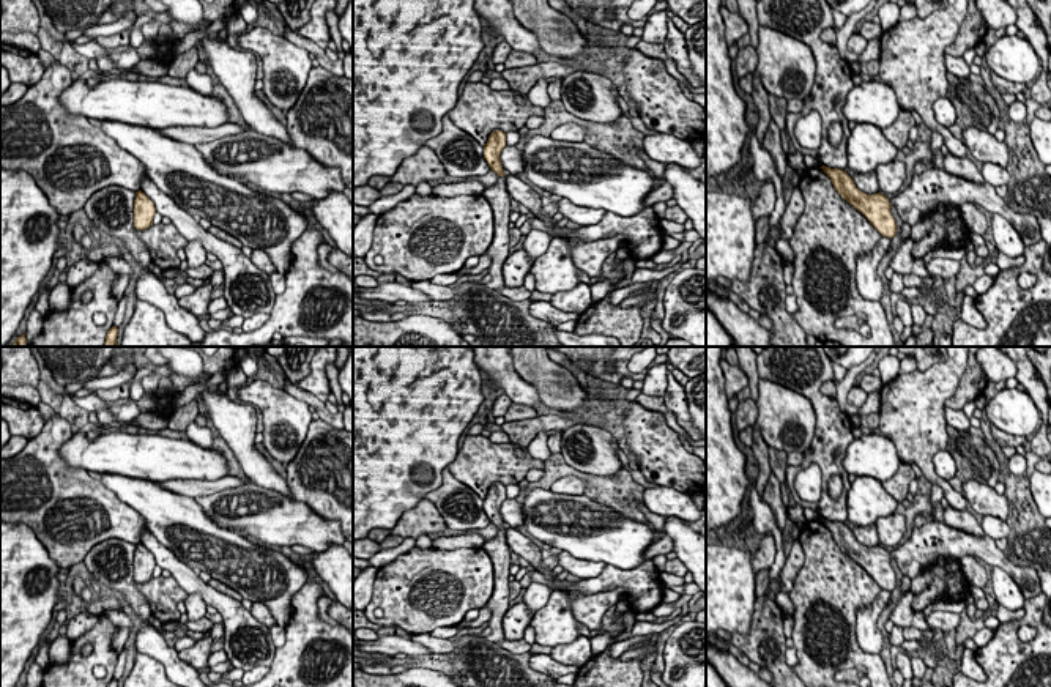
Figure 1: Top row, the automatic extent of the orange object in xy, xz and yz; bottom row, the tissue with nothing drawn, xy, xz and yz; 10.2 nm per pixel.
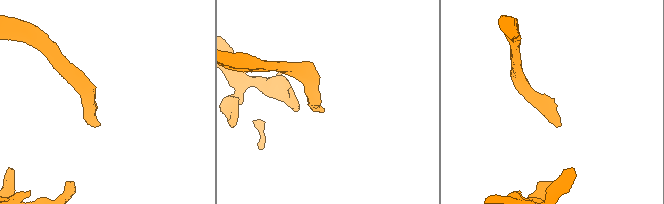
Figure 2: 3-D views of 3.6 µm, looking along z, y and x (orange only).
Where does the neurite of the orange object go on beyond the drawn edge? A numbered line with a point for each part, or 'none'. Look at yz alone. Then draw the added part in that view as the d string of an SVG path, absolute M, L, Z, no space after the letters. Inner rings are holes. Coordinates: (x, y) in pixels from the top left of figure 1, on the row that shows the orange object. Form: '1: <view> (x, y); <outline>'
1: yz (932, 188); M930 169L914 175L909 188L898 192L889 203L897 208L903 222L911 227L939 205L961 206L963 203L974 203L1005 217L1019 233L1024 246L1042 240L1037 214L1015 213L991 184L985 181L974 183L941 169Z

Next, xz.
1: xz (497, 196); M498 176L493 186L482 192L484 199L490 203L493 211L493 240L485 255L492 258L488 273L479 284L500 290L504 287L503 265L509 255L509 228L511 228L511 197L506 188L506 178Z

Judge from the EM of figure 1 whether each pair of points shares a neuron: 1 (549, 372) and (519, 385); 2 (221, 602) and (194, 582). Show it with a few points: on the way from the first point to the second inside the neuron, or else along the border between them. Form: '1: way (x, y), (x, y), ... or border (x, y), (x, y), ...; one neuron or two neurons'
1: border (512, 363), (514, 369), (536, 389), (545, 405); two neurons
2: way (215, 597), (200, 586); one neuron

